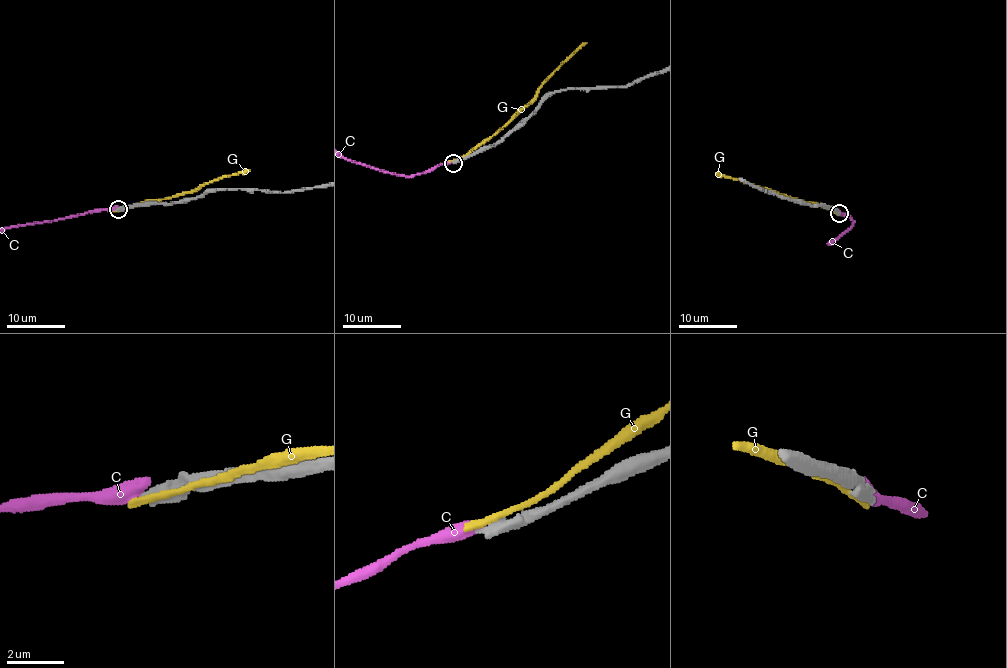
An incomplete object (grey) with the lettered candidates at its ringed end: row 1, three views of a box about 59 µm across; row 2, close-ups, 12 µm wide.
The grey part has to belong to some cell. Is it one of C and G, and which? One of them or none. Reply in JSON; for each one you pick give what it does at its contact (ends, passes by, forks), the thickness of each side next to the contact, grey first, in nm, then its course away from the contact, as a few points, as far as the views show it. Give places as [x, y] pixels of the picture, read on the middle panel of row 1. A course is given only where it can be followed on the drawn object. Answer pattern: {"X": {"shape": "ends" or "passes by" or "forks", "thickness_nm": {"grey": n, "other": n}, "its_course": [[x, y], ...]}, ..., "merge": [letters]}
{"merge": []}

